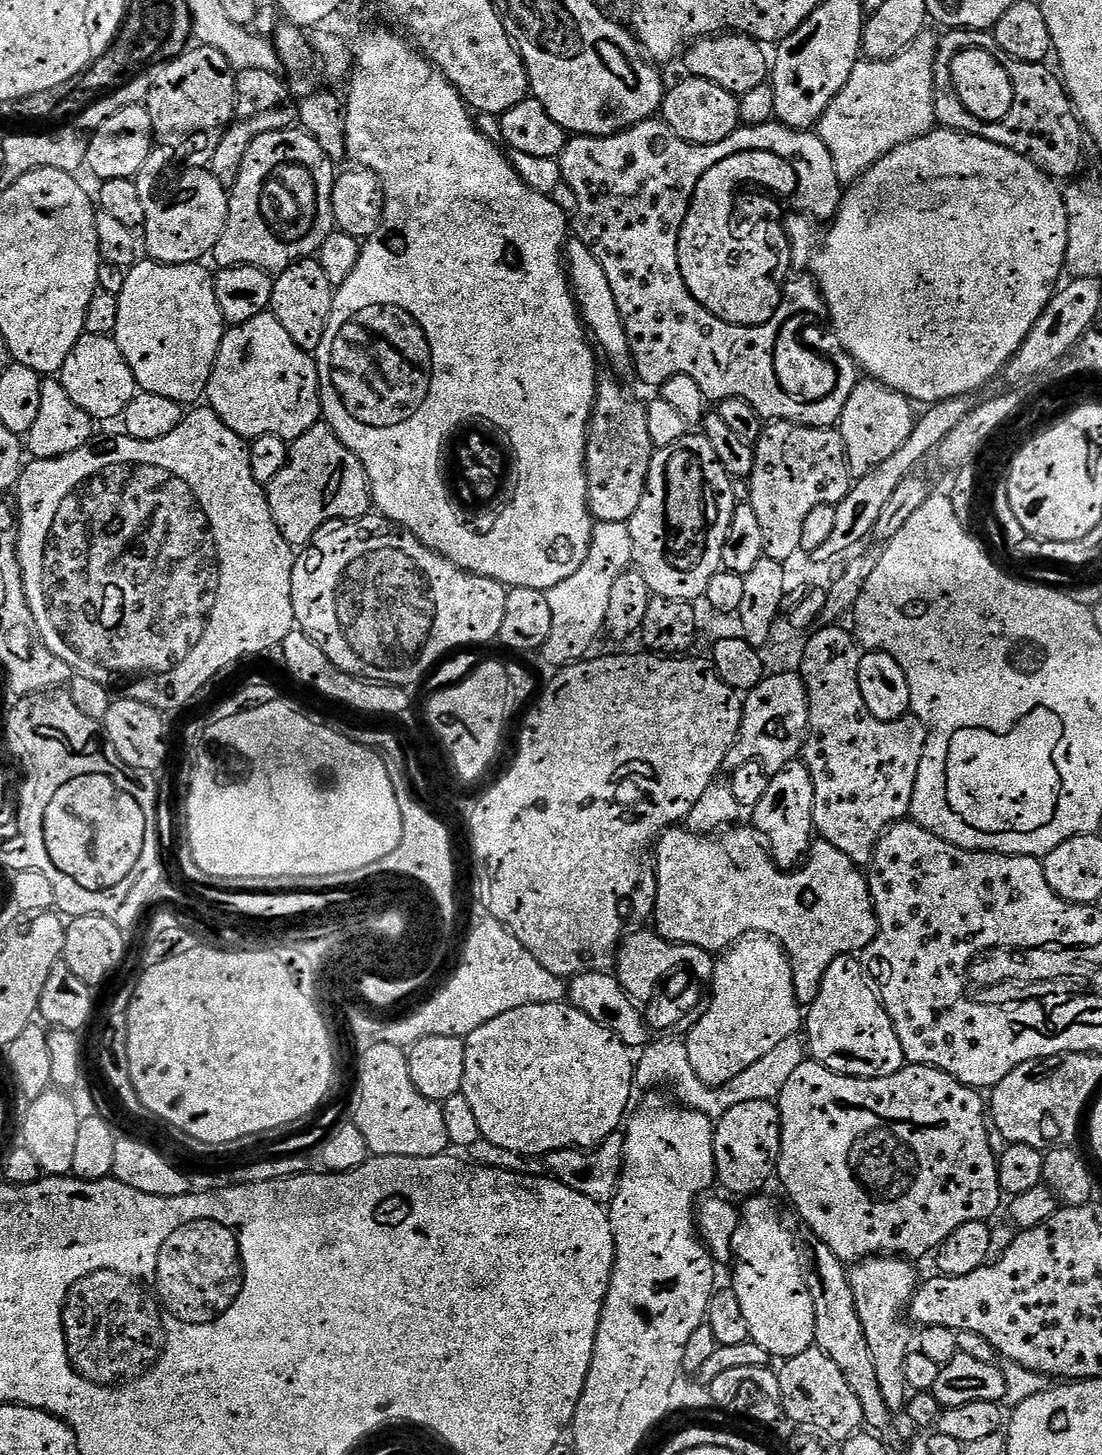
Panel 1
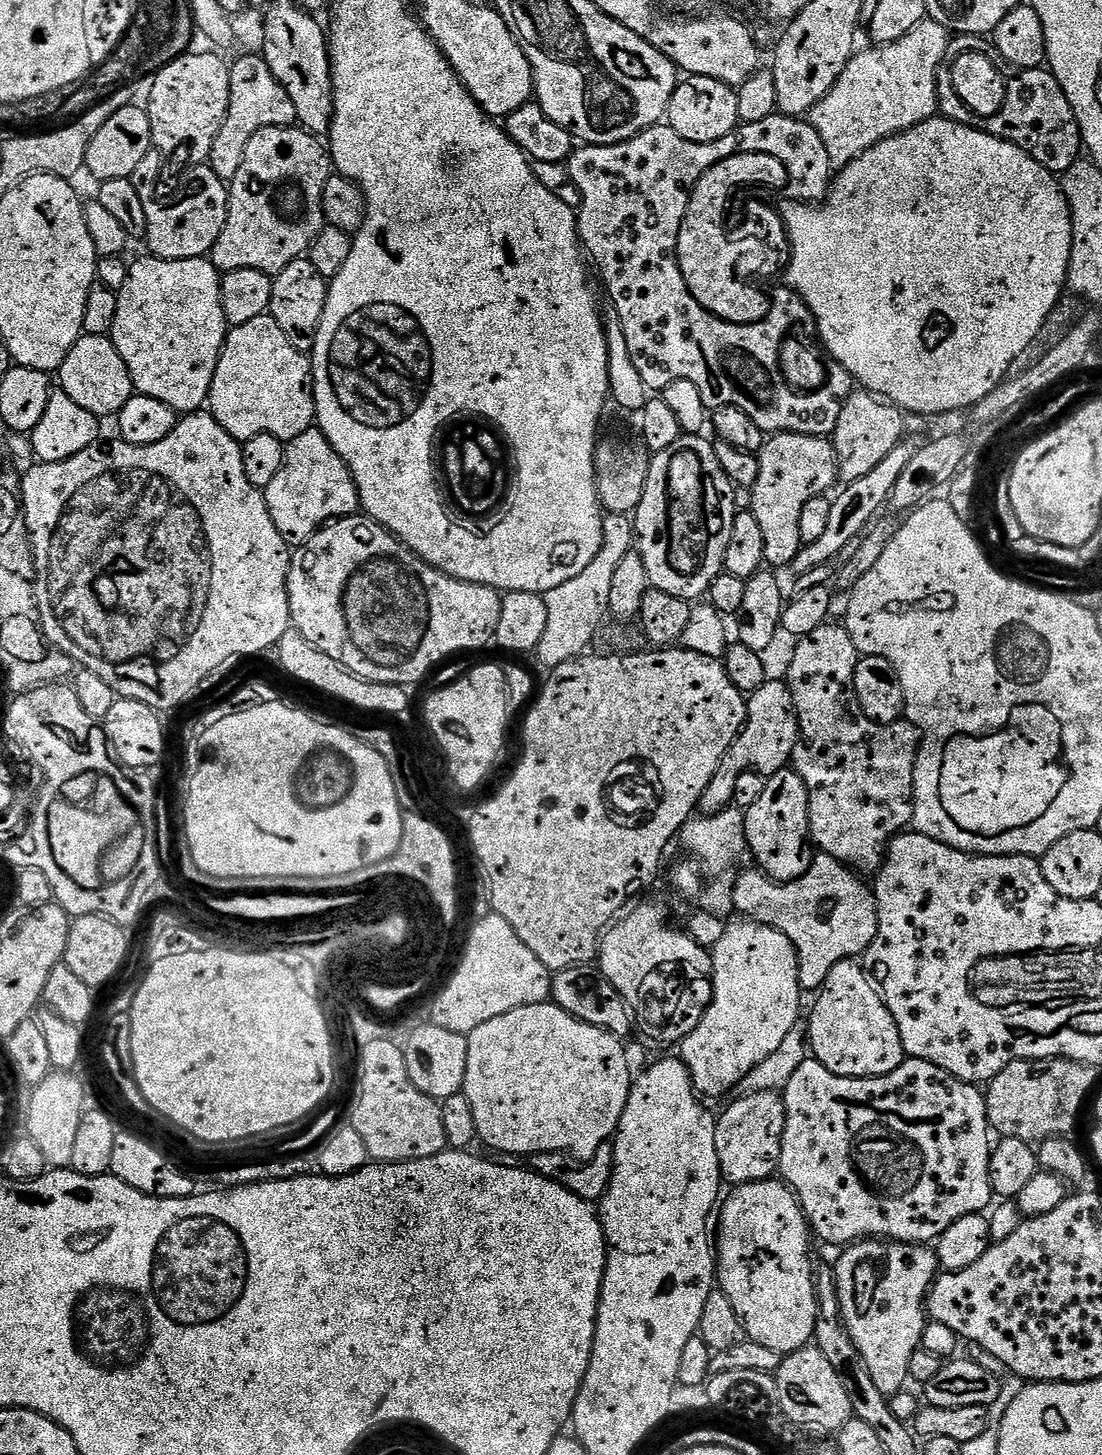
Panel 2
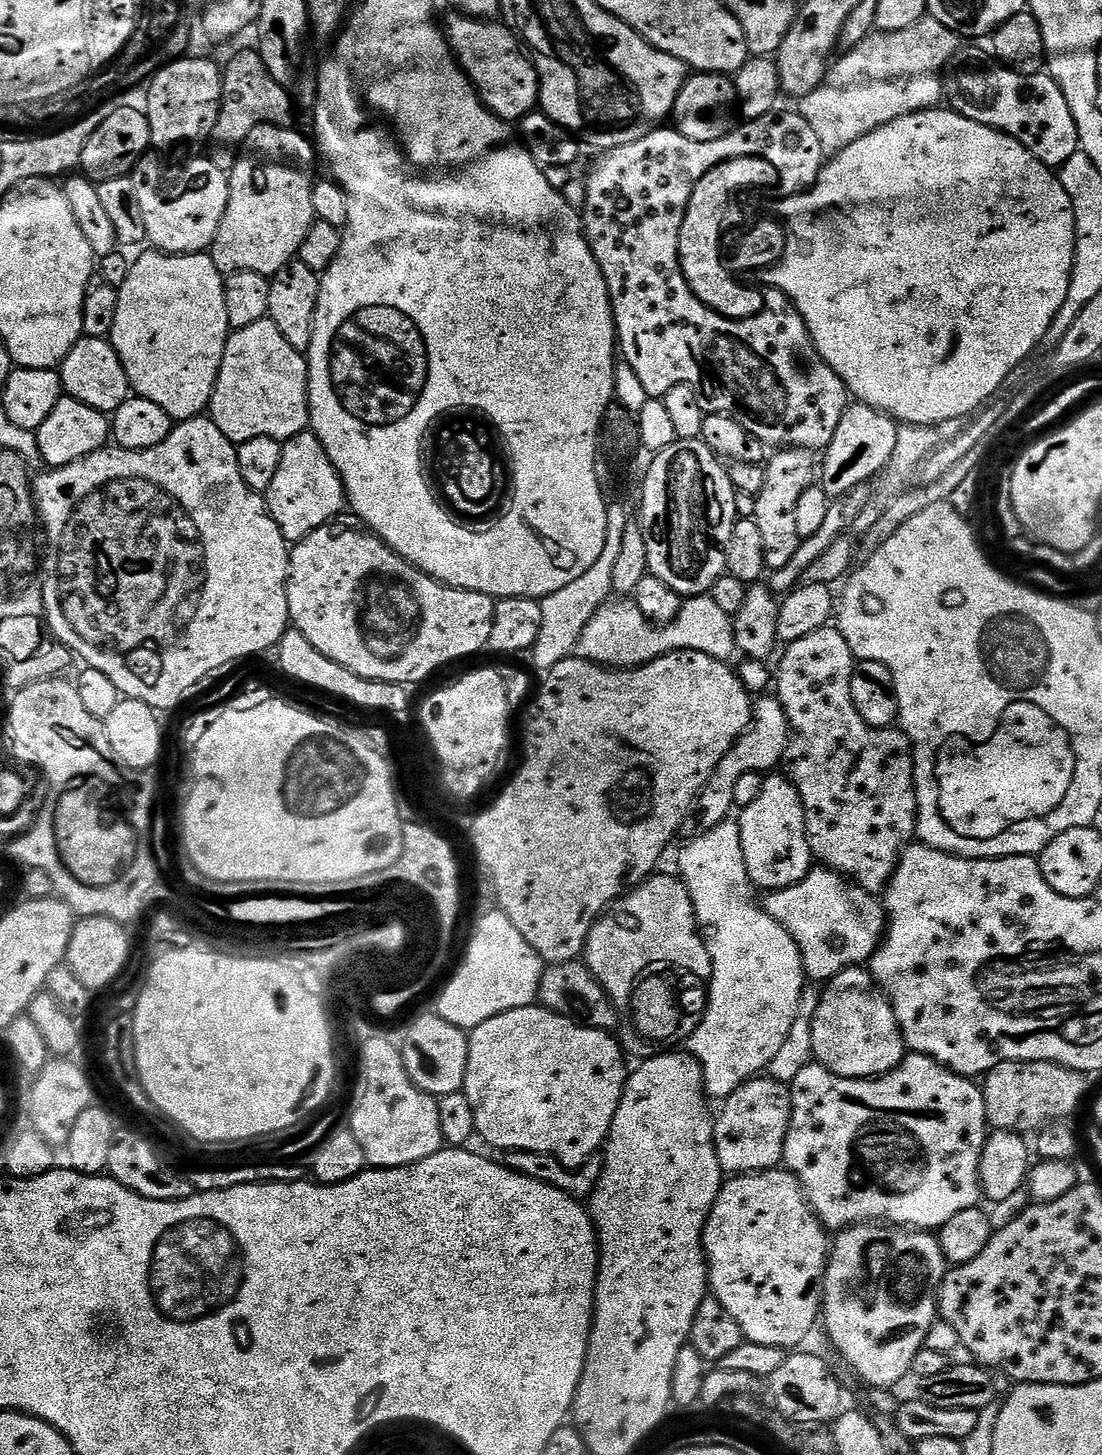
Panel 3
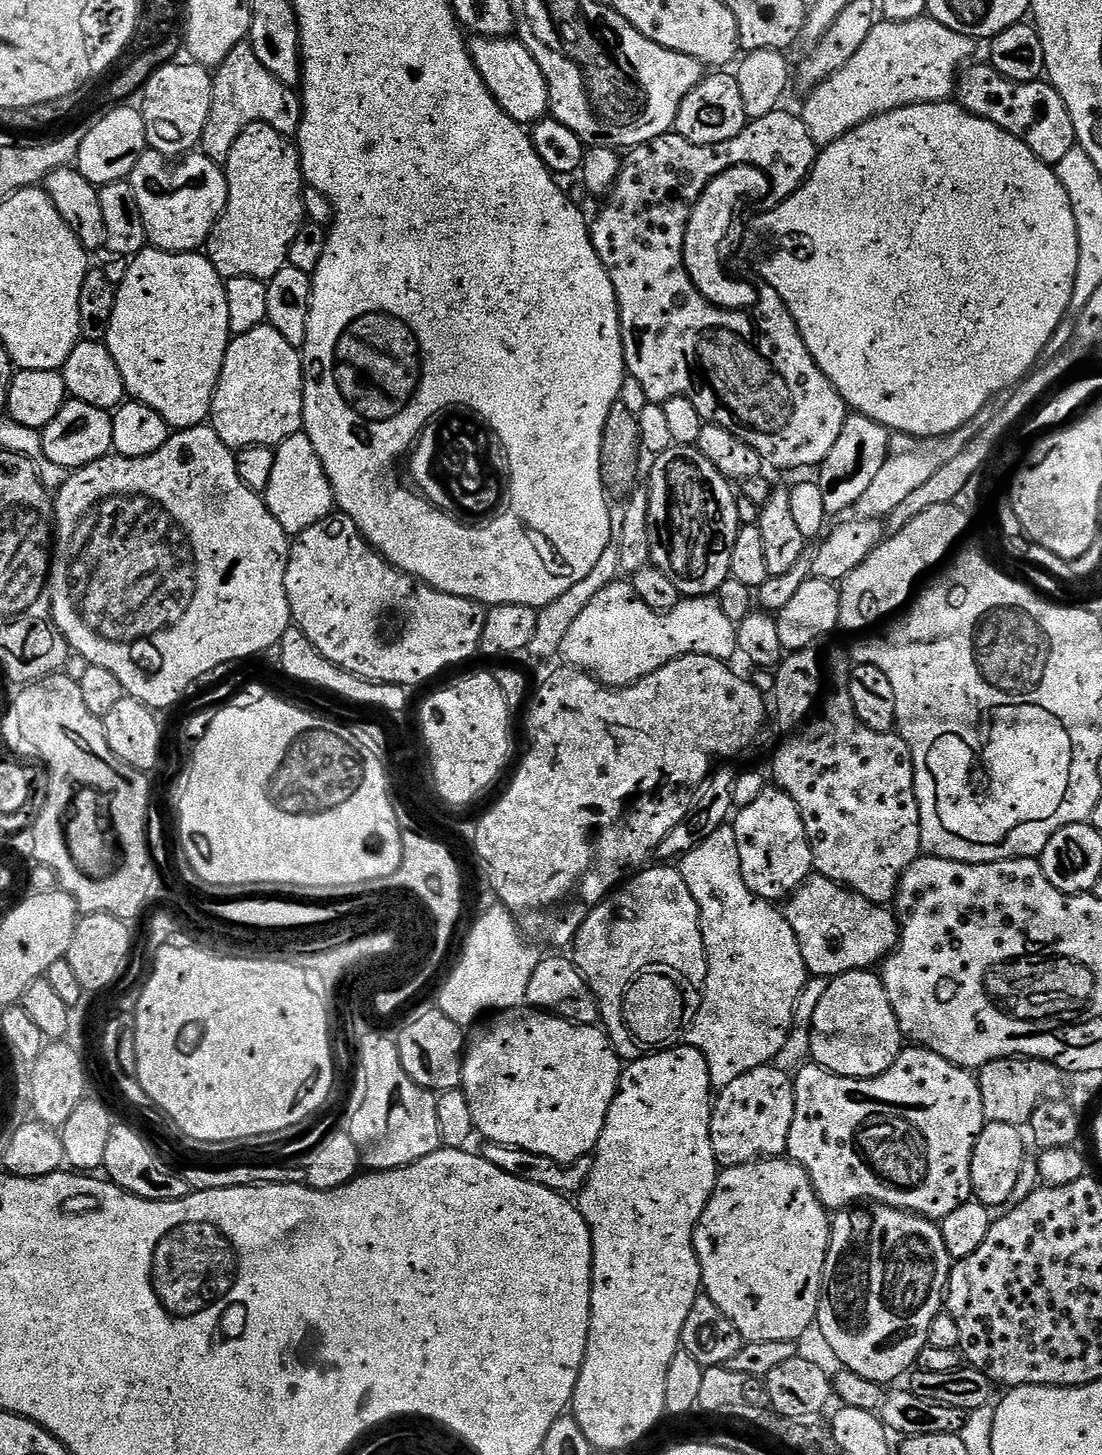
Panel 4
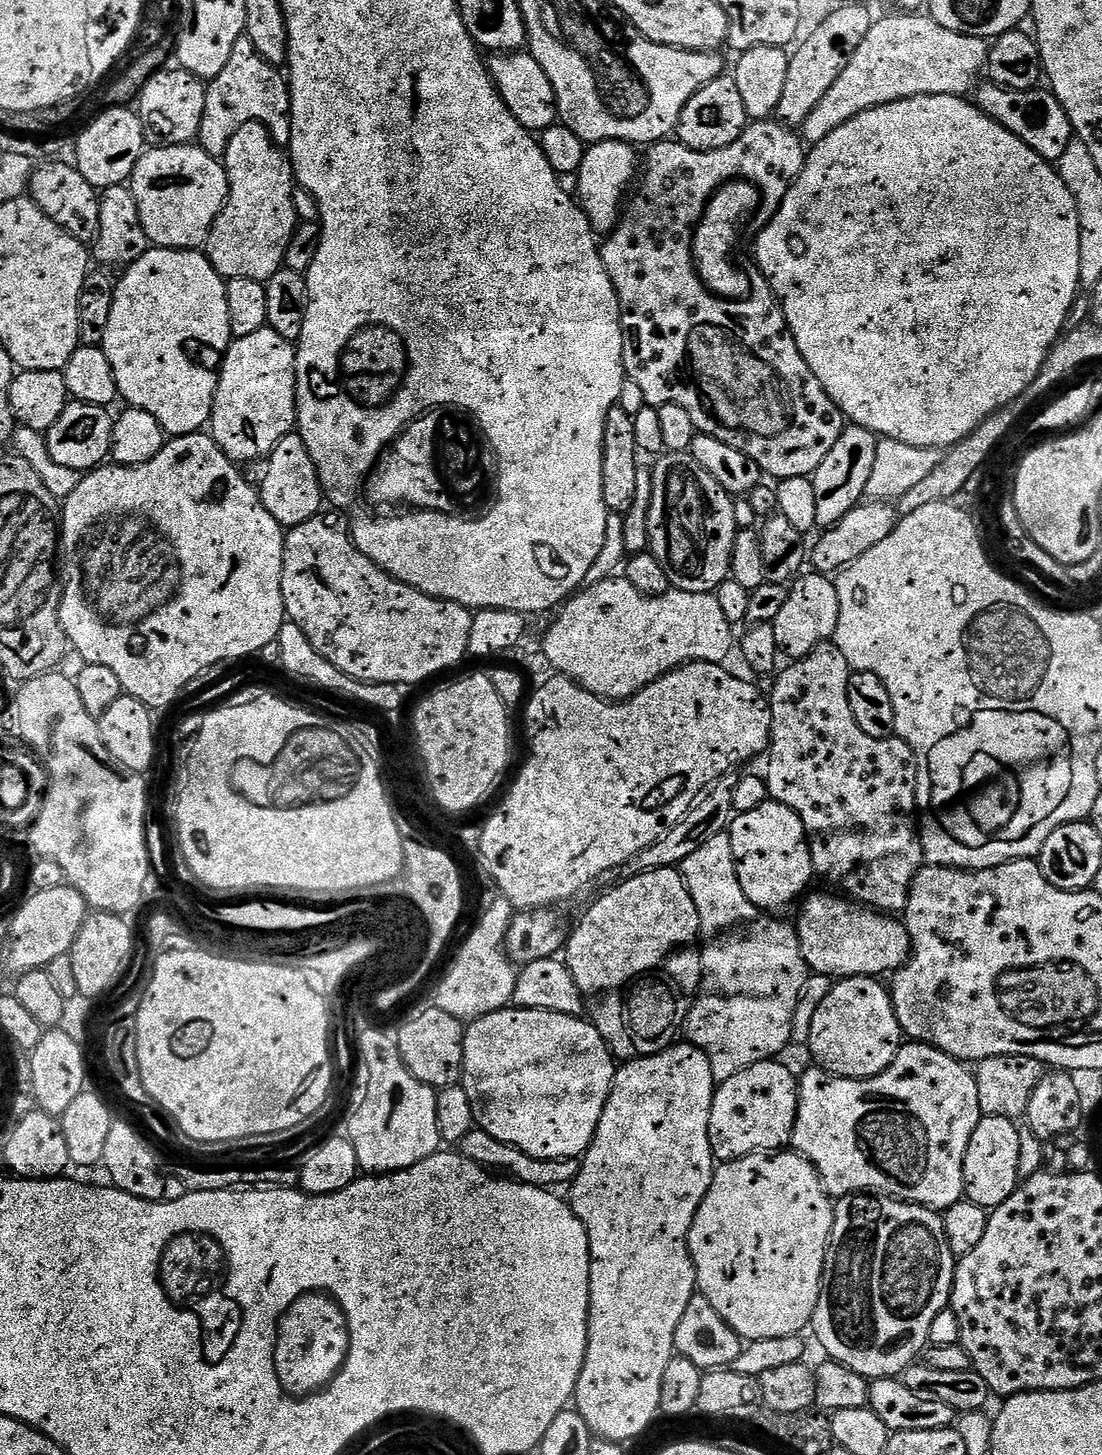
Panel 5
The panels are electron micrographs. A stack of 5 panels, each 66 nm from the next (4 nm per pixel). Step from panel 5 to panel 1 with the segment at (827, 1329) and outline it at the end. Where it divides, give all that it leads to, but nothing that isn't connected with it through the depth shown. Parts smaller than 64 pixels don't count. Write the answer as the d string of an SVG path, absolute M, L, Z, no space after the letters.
M891 1254L870 1256L853 1263L848 1274L854 1290L854 1304L858 1306L858 1318L866 1334L866 1346L870 1346L870 1354L874 1358L882 1398L886 1398L886 1406L890 1406L893 1414L899 1413L910 1399L904 1363L914 1344L914 1332L908 1329L909 1321L904 1321L903 1316L909 1311L918 1279L915 1270L908 1264L911 1263L907 1259Z

